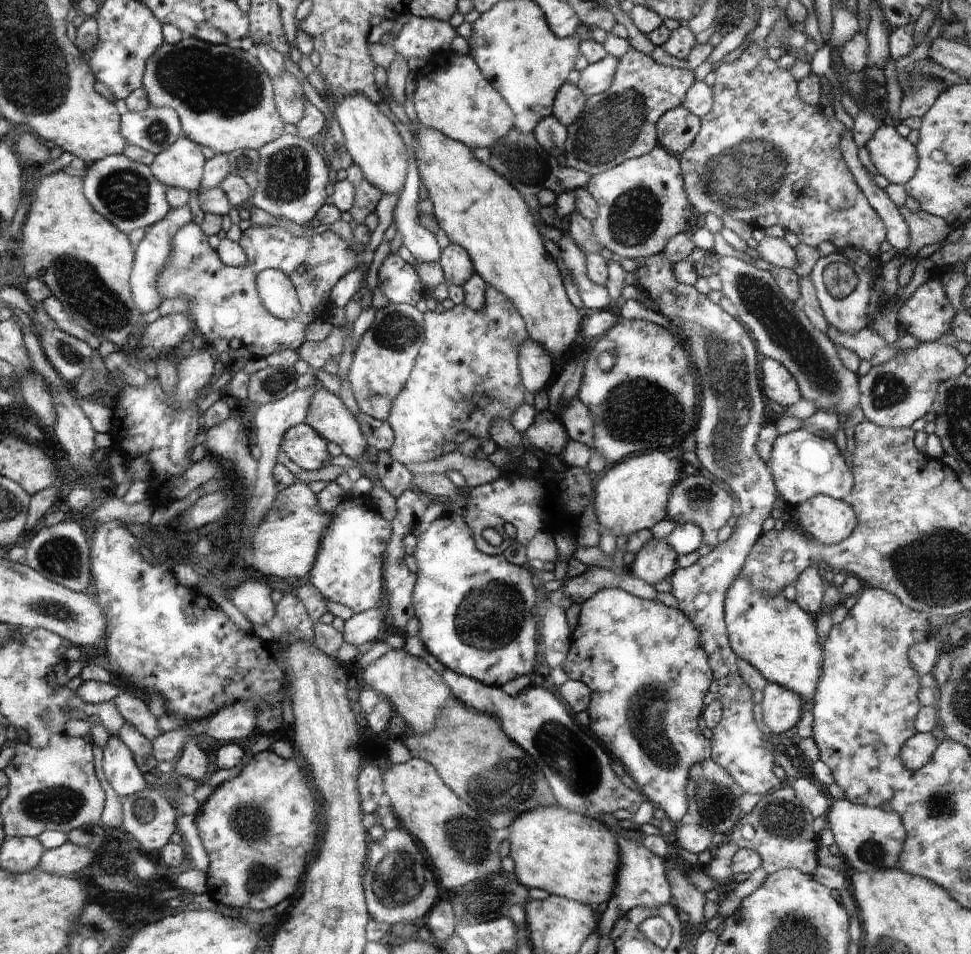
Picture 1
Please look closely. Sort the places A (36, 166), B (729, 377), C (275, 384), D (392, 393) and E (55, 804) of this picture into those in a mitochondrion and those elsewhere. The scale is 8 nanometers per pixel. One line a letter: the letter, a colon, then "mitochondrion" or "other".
A: other
B: mitochondrion
C: mitochondrion
D: other
E: mitochondrion

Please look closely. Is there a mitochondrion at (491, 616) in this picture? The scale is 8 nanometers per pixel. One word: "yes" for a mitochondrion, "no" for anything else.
yes

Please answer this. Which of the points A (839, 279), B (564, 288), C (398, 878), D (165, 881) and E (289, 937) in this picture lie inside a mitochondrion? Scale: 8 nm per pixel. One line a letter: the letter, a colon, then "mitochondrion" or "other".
A: mitochondrion
B: other
C: mitochondrion
D: other
E: other

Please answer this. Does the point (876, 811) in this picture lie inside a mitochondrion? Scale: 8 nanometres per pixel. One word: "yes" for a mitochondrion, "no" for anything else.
no

